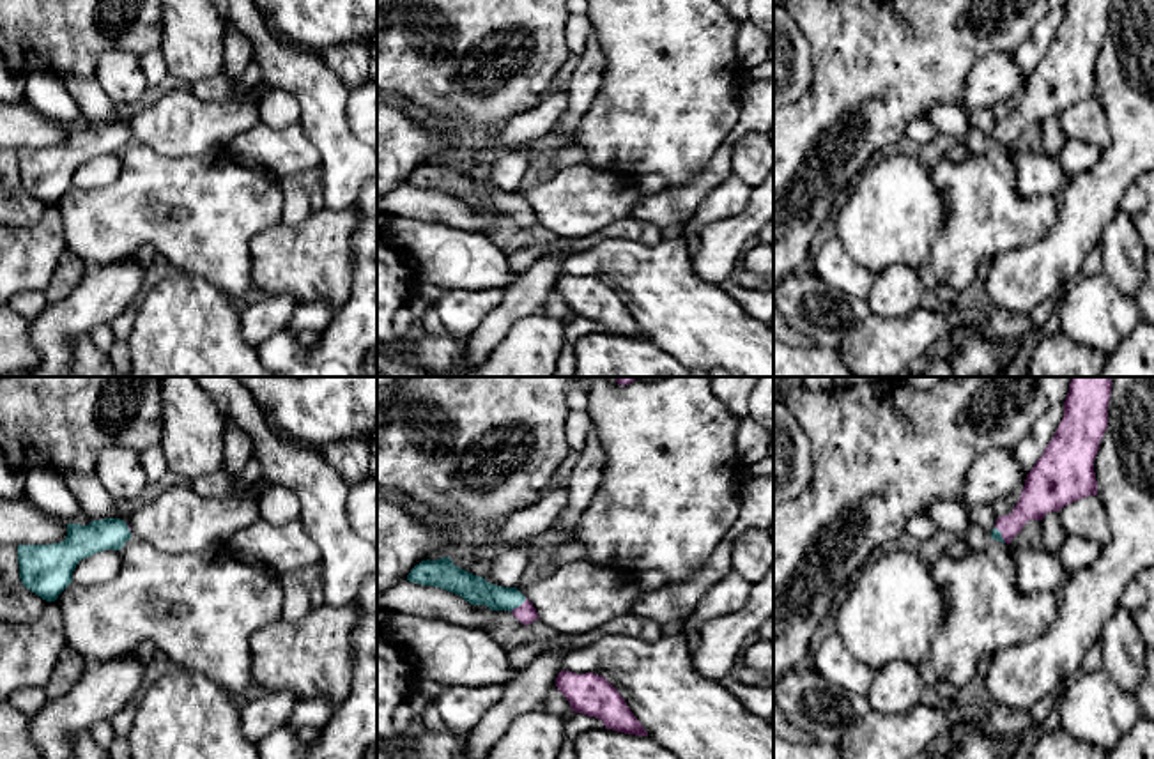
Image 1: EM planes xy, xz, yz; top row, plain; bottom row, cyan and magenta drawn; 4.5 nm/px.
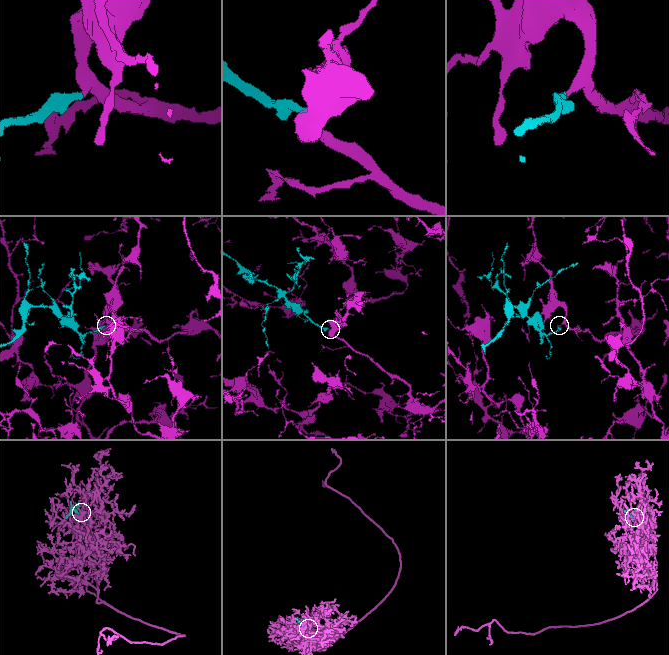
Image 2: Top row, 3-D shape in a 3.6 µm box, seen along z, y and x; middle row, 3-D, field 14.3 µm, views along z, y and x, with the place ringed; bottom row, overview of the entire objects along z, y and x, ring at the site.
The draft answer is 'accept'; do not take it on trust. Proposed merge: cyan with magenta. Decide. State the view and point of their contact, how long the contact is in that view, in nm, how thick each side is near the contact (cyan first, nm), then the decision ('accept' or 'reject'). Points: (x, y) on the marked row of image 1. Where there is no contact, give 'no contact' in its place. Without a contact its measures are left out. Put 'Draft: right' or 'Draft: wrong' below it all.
contact xz (517, 605); length 100 nm; calibres 130 and 90 nm; accept
Draft: right

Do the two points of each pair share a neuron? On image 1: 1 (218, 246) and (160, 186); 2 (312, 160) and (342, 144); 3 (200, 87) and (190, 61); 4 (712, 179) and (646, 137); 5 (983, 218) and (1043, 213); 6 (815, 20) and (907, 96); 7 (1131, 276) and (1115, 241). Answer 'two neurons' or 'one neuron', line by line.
1: one neuron
2: two neurons
3: two neurons
4: two neurons
5: one neuron
6: one neuron
7: one neuron

